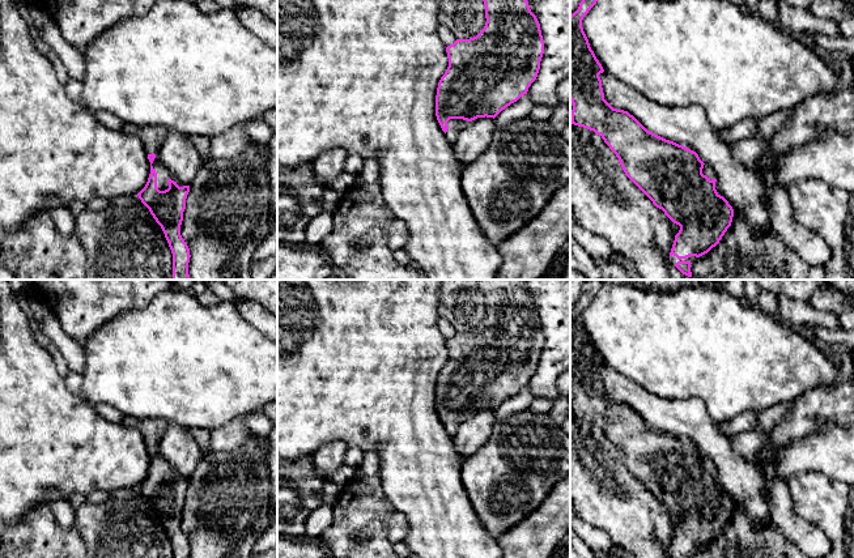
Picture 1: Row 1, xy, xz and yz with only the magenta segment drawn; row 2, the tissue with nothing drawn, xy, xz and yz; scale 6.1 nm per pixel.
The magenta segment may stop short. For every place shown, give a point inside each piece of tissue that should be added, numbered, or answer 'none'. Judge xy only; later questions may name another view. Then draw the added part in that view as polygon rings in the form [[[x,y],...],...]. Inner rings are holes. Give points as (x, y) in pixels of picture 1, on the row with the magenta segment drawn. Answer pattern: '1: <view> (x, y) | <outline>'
1: xy (152, 136) | [[[126,123],[122,131],[127,135],[137,136],[143,141],[146,154],[156,154],[152,166],[157,172],[157,187],[160,191],[167,189],[167,180],[174,179],[160,158],[160,150],[167,135],[167,129],[162,125],[136,125]]]

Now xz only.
1: xz (455, 126) | [[[450,119],[447,122],[447,125],[449,125],[449,129],[445,135],[449,142],[453,144],[458,139],[459,132],[468,125],[468,122],[463,119]]]

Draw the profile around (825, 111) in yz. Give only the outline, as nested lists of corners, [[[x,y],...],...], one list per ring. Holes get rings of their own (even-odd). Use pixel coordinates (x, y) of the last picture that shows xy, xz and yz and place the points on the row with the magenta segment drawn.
[[[854,86],[836,94],[815,94],[795,107],[794,114],[770,137],[765,156],[755,165],[755,174],[765,178],[772,170],[779,154],[816,140],[821,131],[832,131],[841,135],[854,133]]]

